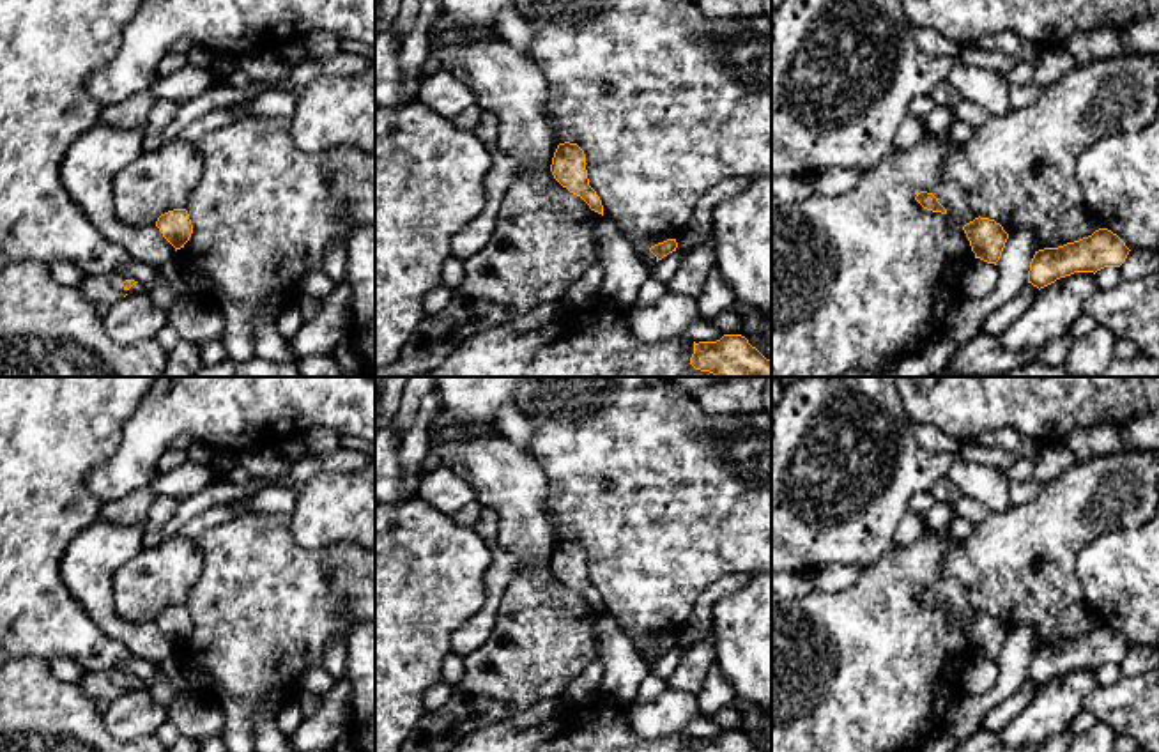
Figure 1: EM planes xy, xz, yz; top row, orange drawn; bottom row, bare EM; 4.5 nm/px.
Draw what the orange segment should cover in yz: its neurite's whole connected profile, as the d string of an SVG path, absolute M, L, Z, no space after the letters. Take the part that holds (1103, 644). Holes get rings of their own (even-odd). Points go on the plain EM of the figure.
M1099 625L1079 637L1035 648L1030 658L1028 679L1040 687L1074 669L1095 671L1104 664L1120 664L1129 648L1117 630Z

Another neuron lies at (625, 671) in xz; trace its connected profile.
M605 612L598 619L596 637L605 667L600 697L610 704L632 704L649 674L649 664L639 656L630 637Z

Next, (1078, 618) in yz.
M1085 600L1072 603L1062 612L1056 632L1049 637L1039 639L1037 648L1044 644L1058 644L1067 639L1079 637L1083 633L1092 632L1099 625L1101 621L1097 614L1086 605Z

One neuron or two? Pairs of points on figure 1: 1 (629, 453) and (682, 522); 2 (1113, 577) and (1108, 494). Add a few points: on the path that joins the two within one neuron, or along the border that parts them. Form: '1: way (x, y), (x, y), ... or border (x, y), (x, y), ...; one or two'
1: way (637, 471), (669, 505); one
2: border (1140, 526), (1108, 531), (1097, 537), (1076, 558); two

